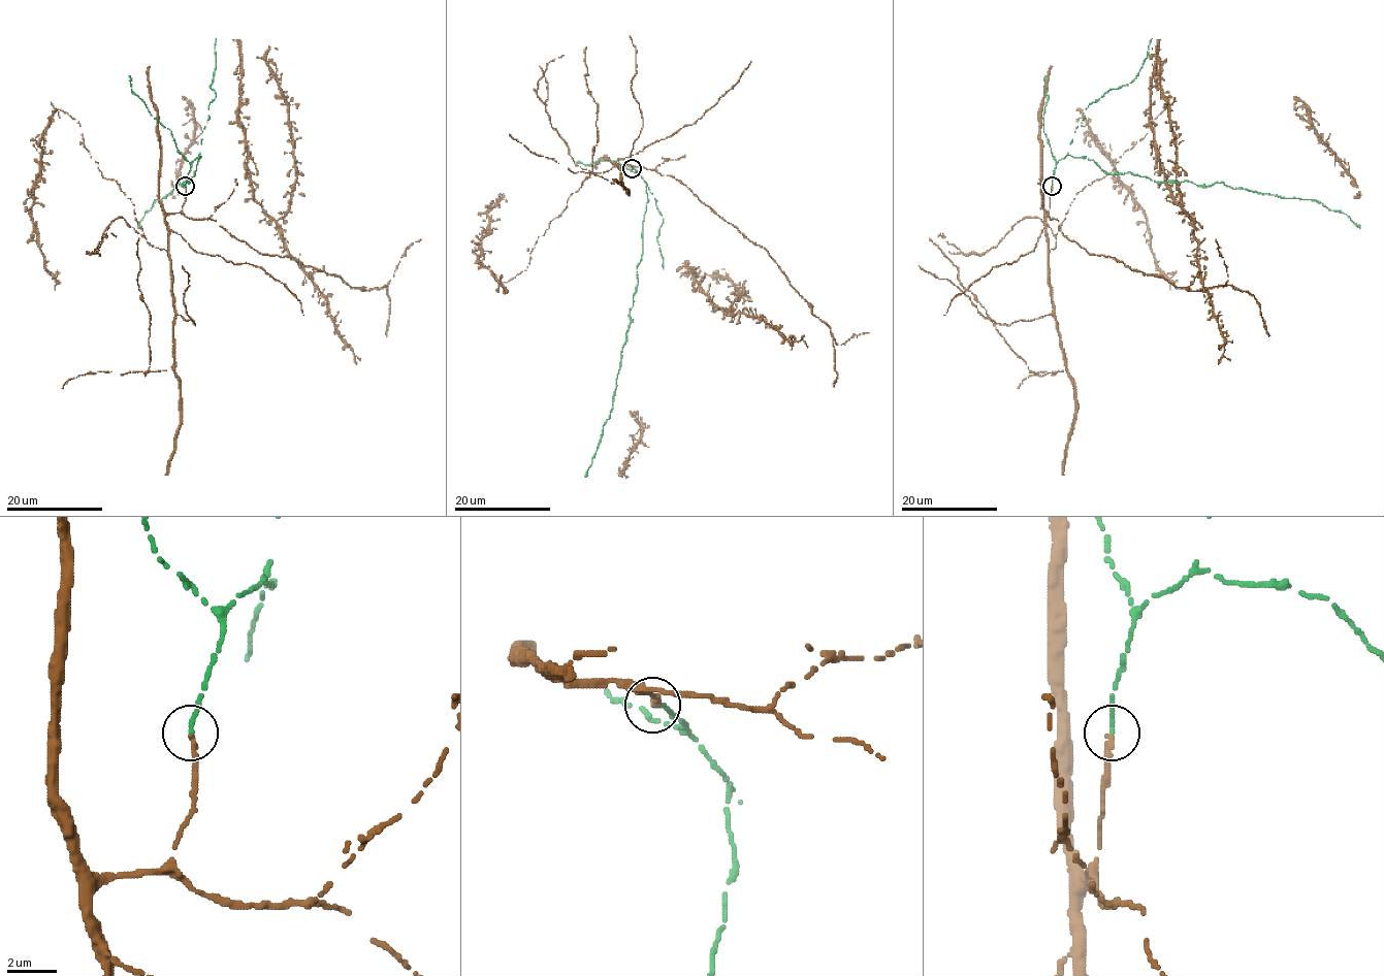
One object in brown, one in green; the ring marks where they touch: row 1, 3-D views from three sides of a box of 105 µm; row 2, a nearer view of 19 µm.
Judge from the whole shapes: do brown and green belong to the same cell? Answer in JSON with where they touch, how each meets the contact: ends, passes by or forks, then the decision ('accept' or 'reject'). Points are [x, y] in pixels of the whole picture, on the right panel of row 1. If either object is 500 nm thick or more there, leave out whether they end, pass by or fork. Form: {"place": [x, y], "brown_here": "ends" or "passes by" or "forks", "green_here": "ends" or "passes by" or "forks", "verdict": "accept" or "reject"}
{"place": [1052, 186], "brown_here": "ends", "green_here": "ends", "verdict": "accept"}

